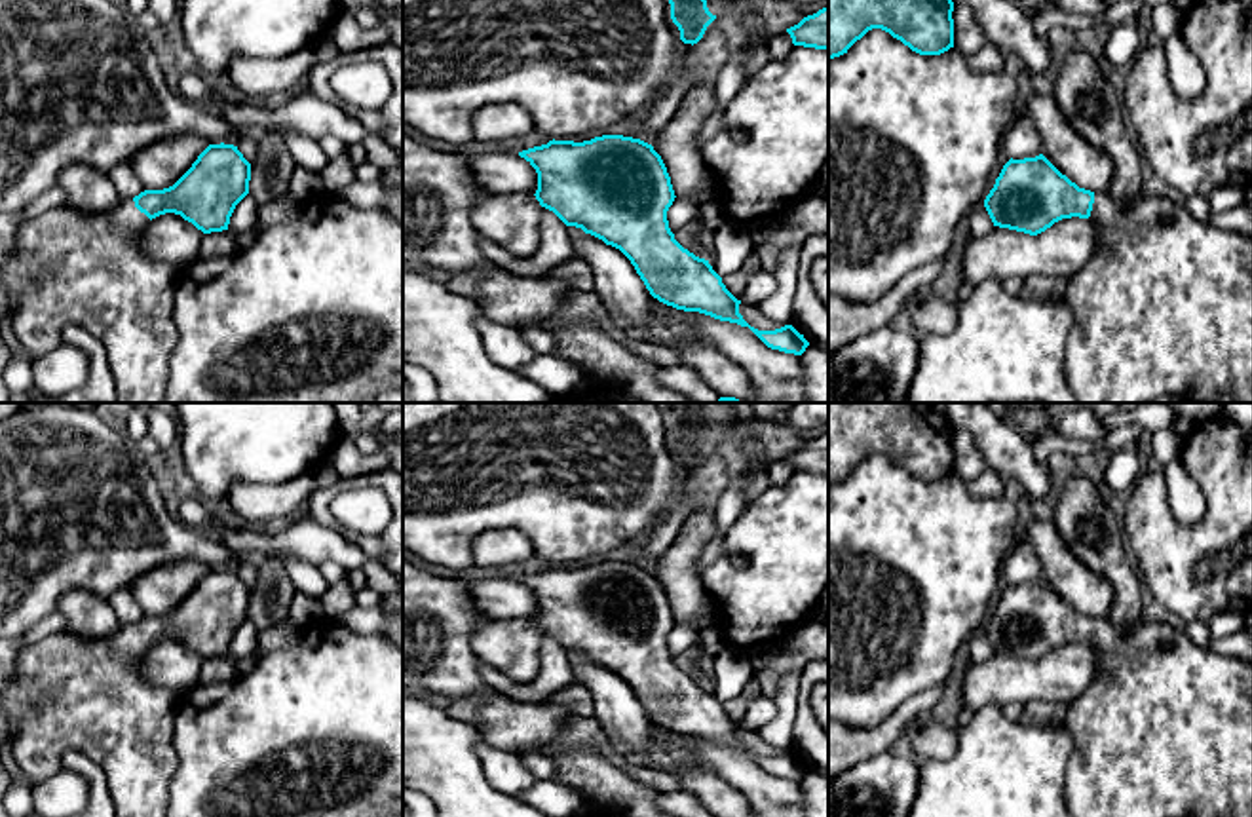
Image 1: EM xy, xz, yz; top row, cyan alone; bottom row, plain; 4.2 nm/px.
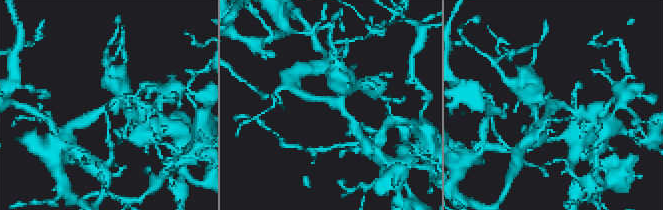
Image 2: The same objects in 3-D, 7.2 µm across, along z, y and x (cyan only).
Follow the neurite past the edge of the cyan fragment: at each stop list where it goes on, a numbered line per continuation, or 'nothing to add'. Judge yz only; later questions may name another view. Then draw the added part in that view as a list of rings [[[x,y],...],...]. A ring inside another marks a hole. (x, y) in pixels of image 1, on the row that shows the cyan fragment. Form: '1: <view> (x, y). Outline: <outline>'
1: yz (1163, 306). Outline: [[[1096,192],[1091,222],[1098,230],[1098,243],[1089,262],[1066,281],[1064,302],[1072,310],[1072,329],[1066,342],[1066,378],[1079,403],[1155,403],[1161,395],[1174,395],[1197,403],[1252,403],[1252,236],[1214,228],[1197,220],[1182,203],[1140,192],[1123,209],[1110,192]]]

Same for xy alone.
1: xy (65, 268). Outline: [[[120,200],[108,215],[85,215],[68,207],[55,207],[27,220],[15,234],[13,249],[2,266],[2,287],[13,304],[8,334],[25,355],[34,361],[63,342],[66,325],[80,325],[101,340],[116,384],[116,403],[161,403],[169,382],[169,359],[179,340],[173,321],[177,268],[148,260],[141,251],[141,230],[150,218],[133,200]]]

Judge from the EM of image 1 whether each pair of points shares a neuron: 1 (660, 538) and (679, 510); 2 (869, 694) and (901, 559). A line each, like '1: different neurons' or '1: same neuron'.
1: same neuron
2: same neuron

